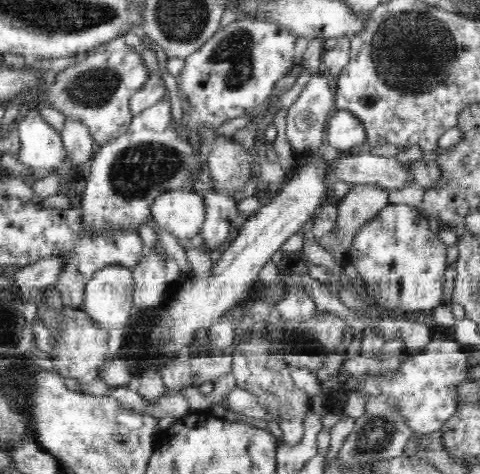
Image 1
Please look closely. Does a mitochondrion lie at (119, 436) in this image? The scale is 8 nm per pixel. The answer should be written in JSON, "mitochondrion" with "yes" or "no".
{"mitochondrion":"yes"}

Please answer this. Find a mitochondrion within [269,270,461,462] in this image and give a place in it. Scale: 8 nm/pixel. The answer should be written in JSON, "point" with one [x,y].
{"point":[373,439]}

